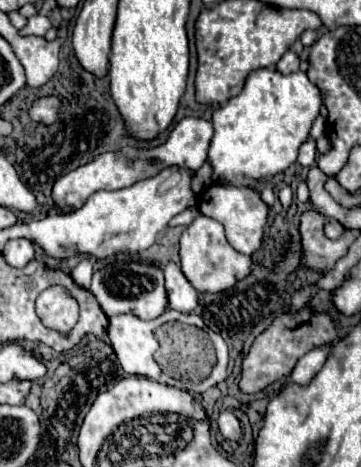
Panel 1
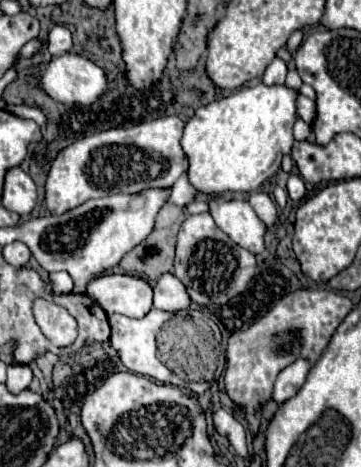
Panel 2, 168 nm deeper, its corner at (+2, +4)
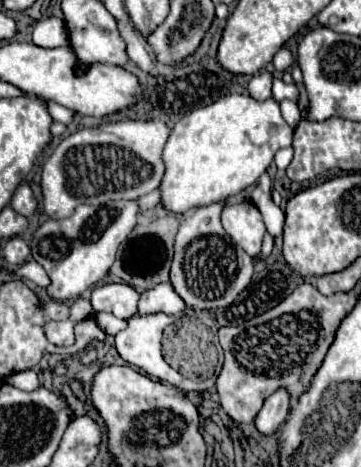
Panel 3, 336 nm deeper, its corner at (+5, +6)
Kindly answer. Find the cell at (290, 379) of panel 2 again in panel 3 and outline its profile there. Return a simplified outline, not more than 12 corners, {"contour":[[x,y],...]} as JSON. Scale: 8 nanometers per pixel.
{"contour":[[278,389],[264,401],[254,425],[272,435],[288,419],[290,397]]}

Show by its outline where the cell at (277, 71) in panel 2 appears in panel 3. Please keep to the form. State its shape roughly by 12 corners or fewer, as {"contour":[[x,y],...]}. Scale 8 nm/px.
{"contour":[[254,75],[248,93],[256,101],[272,95],[272,75]]}

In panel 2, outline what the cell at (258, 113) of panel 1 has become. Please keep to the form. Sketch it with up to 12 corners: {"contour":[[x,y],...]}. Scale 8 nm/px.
{"contour":[[239,89],[187,121],[203,195],[259,189],[291,153],[297,91]]}

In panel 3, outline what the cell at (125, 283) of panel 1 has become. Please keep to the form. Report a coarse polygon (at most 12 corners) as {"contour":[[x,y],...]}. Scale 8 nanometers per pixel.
{"contour":[[126,283],[92,291],[94,311],[120,319],[136,313],[140,293]]}

